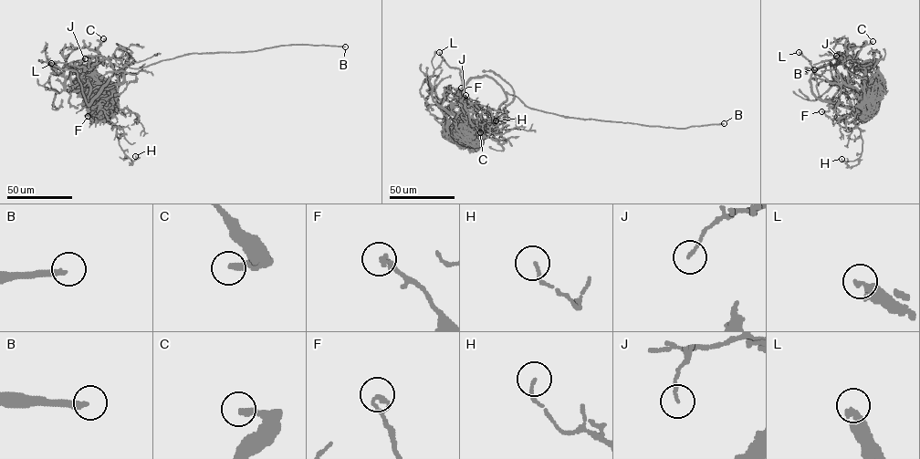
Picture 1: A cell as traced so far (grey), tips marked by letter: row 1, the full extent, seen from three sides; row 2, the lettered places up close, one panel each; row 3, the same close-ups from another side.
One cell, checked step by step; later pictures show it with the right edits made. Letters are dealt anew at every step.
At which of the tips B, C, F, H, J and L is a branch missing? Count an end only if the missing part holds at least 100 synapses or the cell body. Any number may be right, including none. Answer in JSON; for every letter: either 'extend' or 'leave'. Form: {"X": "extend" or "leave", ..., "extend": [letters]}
{"B": "extend", "C": "leave", "F": "leave", "H": "leave", "J": "leave", "L": "extend", "extend": ["B", "L"]}

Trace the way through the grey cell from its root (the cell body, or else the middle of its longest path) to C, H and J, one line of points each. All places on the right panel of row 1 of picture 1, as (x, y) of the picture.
C: (826, 69), (825, 65), (831, 65), (849, 85), (851, 61), (847, 52), (872, 41)
H: (826, 69), (812, 74), (811, 91), (852, 107), (862, 141), (858, 164), (849, 167), (841, 159)
J: (826, 69), (831, 65), (845, 83), (872, 98), (864, 97), (865, 68), (840, 53), (836, 56)

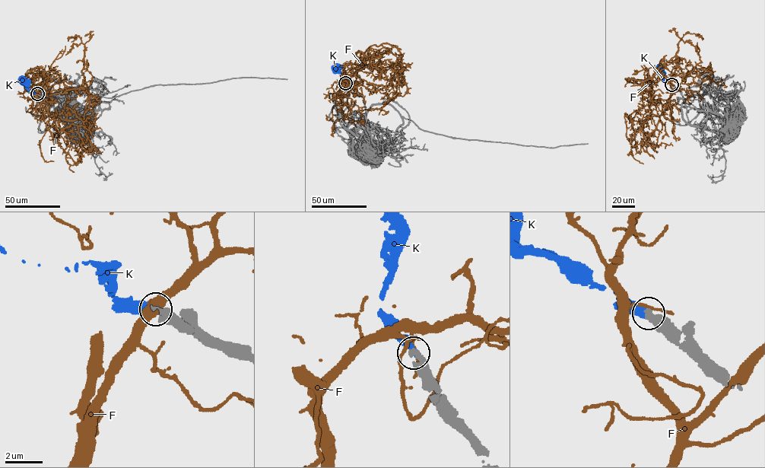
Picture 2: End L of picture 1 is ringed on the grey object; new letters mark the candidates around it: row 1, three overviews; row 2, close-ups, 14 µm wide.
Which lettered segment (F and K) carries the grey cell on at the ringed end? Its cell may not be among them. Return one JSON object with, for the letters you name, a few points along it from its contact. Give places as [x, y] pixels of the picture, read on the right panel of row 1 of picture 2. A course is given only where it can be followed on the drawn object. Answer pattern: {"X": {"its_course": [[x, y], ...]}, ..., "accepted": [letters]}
{"K": {"its_course": [[671, 84], [664, 80], [658, 67]]}, "accepted": ["K"]}

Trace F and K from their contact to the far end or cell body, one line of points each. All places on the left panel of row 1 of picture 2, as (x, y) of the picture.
F: (37, 93), (33, 106), (48, 113), (49, 94), (87, 89), (84, 46), (77, 36), (71, 42)
K: (37, 93), (30, 90), (26, 81), (22, 79)

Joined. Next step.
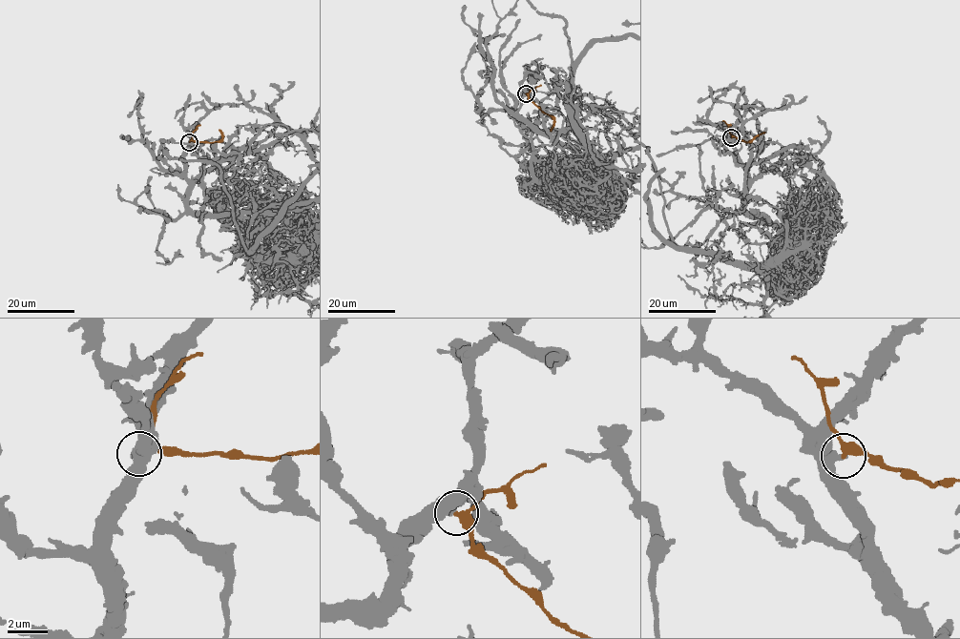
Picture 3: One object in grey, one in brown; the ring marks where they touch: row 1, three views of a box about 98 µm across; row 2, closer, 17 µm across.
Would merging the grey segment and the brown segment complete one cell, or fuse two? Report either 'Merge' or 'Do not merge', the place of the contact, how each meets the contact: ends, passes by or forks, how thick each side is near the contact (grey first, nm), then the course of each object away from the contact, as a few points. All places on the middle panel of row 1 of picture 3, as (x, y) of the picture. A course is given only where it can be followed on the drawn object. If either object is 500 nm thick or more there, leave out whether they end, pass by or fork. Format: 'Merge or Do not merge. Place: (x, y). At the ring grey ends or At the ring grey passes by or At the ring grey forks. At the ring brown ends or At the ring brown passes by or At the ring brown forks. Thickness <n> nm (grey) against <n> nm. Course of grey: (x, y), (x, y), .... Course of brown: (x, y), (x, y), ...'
Do not merge. Place: (526, 93). At the ring grey ends. At the ring brown passes by. Thickness 460 nm (grey) against 320 nm. Course of grey: (525, 93), (511, 114), (550, 133), (582, 172), (605, 171), (572, 108), (567, 24), (536, 10). Course of brown: (526, 93), (553, 119), (550, 131)

